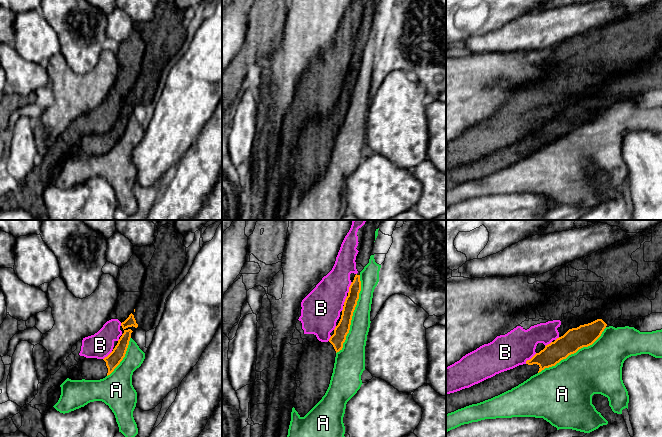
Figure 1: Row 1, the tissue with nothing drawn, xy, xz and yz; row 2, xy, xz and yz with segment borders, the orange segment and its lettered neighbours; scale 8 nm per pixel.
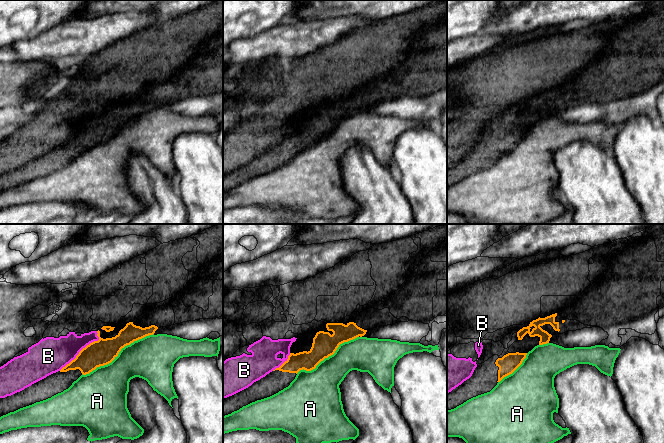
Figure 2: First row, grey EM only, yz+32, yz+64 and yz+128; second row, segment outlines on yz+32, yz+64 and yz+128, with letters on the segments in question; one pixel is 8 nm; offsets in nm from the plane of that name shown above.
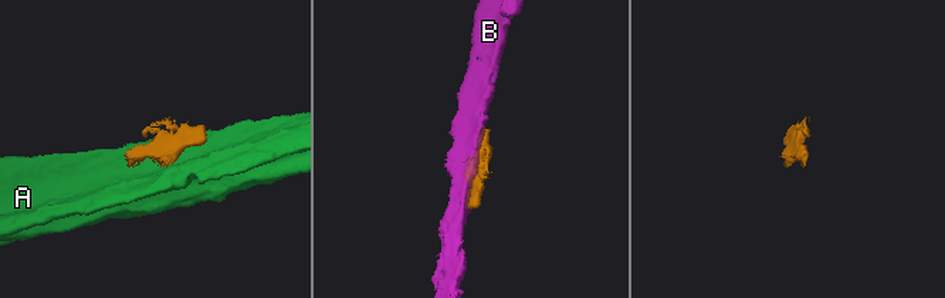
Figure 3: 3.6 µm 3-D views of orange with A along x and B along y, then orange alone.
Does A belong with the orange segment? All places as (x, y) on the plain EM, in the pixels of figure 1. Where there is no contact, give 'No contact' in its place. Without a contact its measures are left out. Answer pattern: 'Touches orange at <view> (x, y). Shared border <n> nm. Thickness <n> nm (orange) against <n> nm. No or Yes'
Touches orange at xz (352, 90). Shared border 650 nm. Thickness 110 nm (orange) against 170 nm. No

